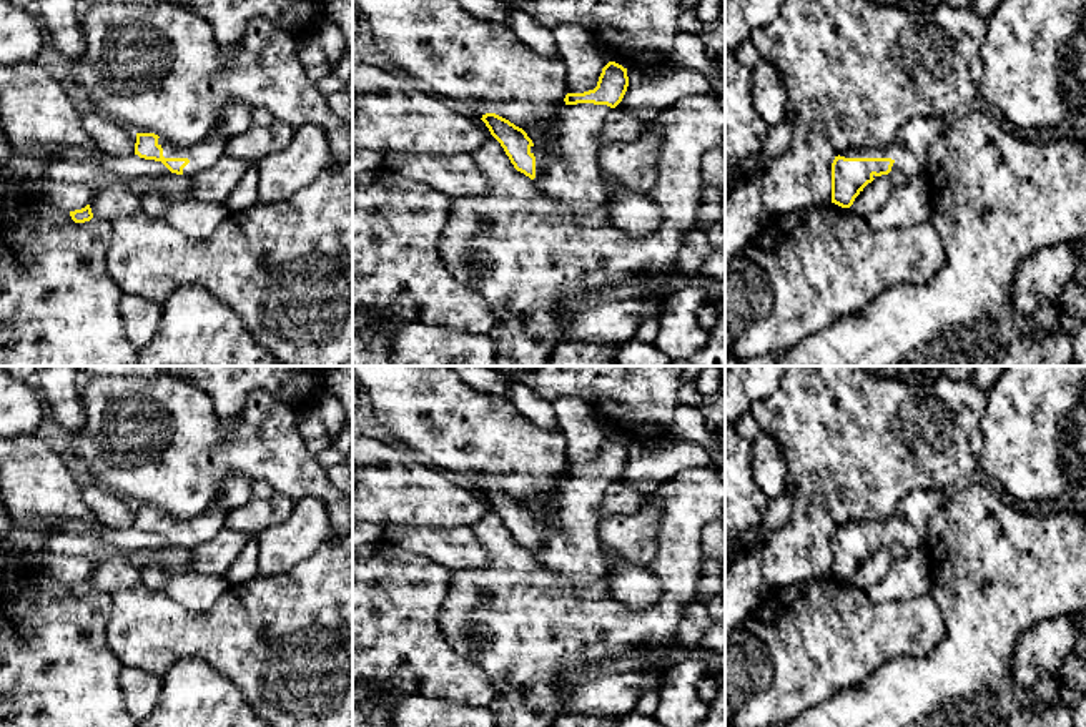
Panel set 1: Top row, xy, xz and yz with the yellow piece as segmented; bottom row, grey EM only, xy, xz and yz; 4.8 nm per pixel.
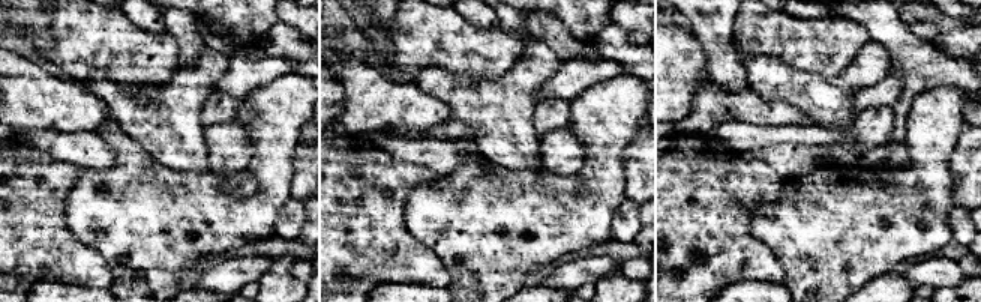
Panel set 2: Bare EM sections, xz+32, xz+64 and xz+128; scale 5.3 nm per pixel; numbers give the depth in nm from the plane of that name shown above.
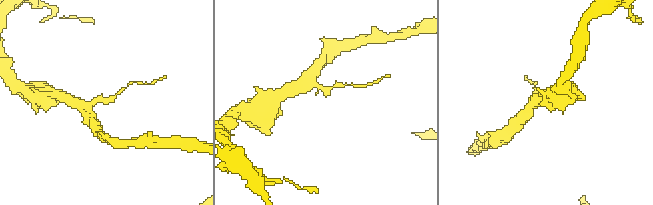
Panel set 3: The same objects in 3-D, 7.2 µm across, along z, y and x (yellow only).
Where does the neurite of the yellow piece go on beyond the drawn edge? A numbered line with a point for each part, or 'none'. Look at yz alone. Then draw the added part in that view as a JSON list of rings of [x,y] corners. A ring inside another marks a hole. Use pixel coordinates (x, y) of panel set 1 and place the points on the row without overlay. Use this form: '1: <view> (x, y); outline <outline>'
1: yz (910, 519); outline [[[915,489],[905,496],[885,521],[850,521],[845,531],[891,531],[891,542],[916,549],[926,546],[928,524],[945,506],[948,489]]]

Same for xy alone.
1: xy (205, 526); outline [[[216,502],[191,519],[180,519],[163,511],[158,511],[158,517],[163,521],[165,531],[190,532],[190,536],[183,541],[185,549],[195,549],[196,546],[213,539],[225,527],[225,509]]]

